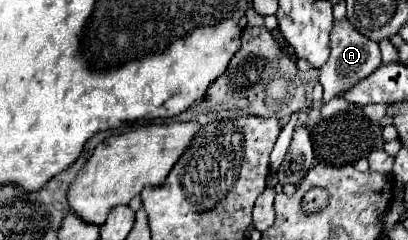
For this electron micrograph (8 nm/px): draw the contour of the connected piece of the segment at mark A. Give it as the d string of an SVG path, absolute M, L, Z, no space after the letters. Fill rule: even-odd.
M346 18L336 22L332 26L330 34L330 58L328 62L320 68L320 84L324 86L324 102L338 98L344 90L354 86L358 80L370 76L378 66L382 64L380 60L380 48L378 42L372 42L370 38L362 36Z

